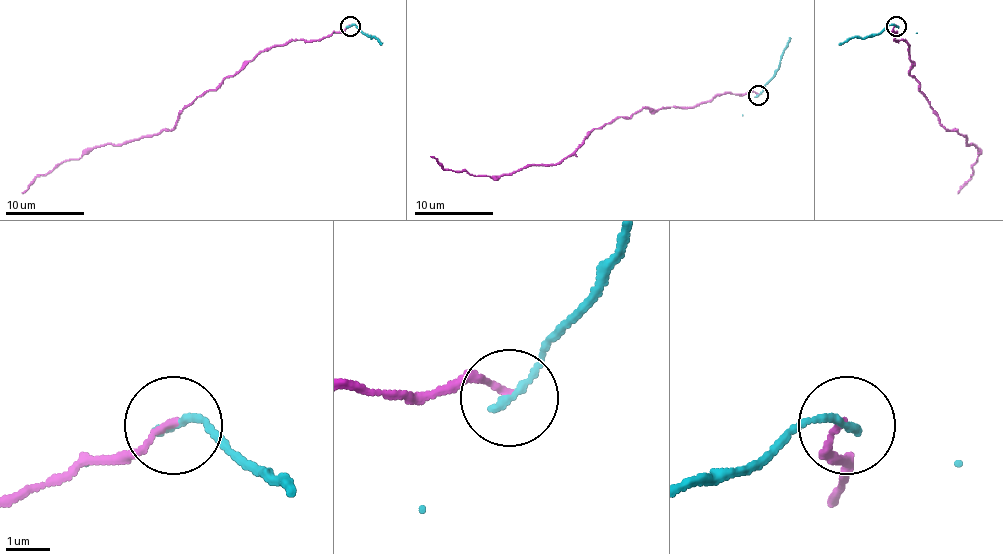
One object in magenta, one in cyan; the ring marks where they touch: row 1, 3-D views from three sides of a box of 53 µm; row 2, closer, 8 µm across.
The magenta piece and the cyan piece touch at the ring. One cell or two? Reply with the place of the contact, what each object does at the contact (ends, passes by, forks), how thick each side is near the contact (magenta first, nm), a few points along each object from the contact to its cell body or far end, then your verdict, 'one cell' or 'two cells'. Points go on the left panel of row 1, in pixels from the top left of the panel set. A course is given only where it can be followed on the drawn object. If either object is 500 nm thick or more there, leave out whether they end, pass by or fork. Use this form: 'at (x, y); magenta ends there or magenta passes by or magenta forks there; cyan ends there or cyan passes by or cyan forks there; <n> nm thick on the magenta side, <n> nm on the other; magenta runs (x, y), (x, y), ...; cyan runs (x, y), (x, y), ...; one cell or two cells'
at (350, 26); magenta ends there; cyan ends there; 150 nm thick on the magenta side, 200 nm on the other; magenta runs (349, 25), (319, 39), (266, 47), (187, 107), (169, 130), (64, 160), (22, 194); cyan runs (349, 25), (375, 37), (381, 45); two cells

